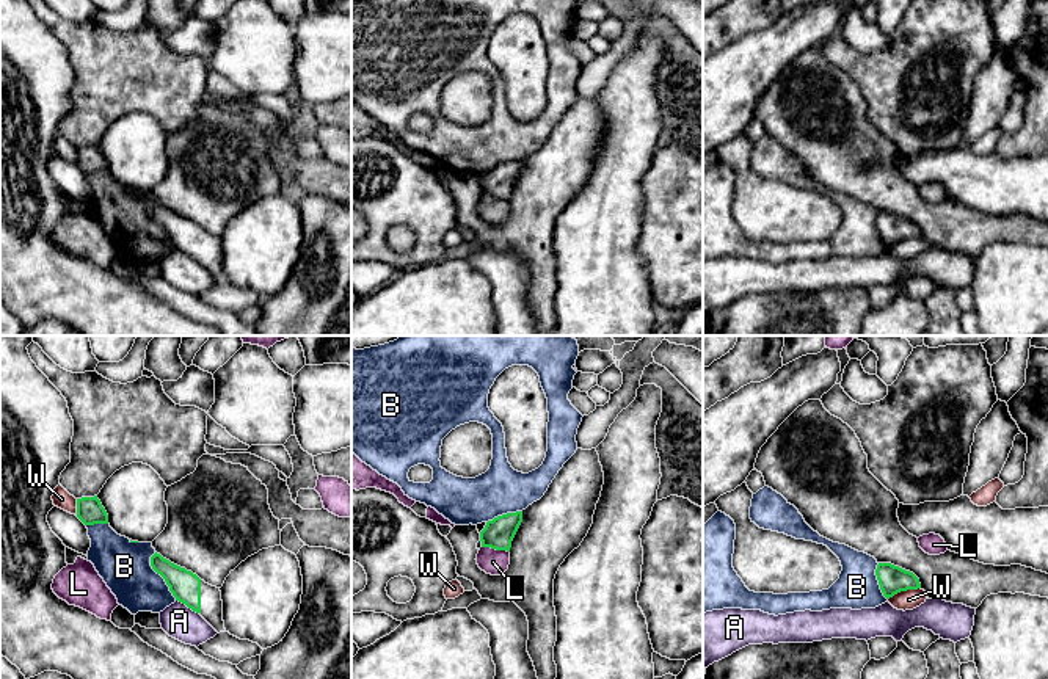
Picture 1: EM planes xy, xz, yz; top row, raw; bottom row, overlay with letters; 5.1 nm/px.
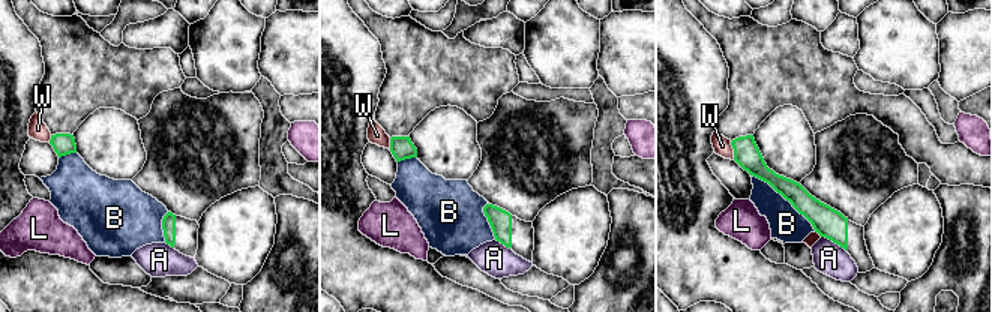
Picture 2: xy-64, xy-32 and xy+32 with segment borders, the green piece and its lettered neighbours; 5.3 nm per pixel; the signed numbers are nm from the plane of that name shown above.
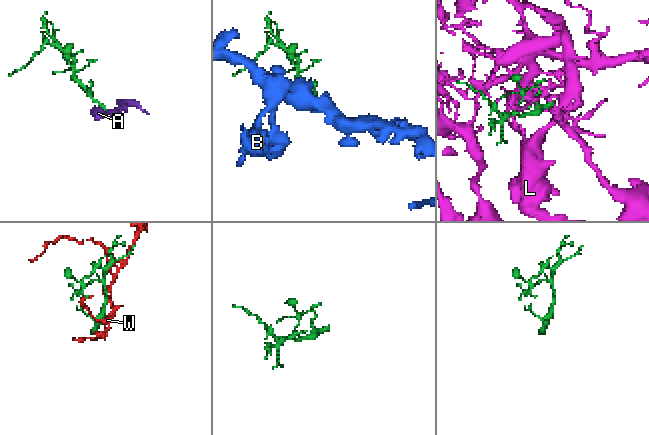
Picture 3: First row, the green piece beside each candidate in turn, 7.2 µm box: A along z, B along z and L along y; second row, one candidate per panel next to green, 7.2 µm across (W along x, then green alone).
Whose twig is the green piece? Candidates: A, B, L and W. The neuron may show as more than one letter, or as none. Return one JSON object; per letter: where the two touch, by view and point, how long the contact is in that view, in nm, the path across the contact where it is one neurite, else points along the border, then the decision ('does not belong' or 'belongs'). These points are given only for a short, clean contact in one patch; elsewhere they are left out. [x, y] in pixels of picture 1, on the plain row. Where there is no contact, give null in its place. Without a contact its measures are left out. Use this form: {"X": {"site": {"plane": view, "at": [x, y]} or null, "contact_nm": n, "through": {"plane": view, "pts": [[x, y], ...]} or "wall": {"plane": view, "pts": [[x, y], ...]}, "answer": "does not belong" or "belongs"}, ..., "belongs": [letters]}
{"A": {"site": {"plane": "xy", "at": [187, 254]}, "contact_nm": 140, "wall": {"plane": "xy", "pts": [[176, 248], [198, 262]]}, "answer": "does not belong"}, "B": {"site": {"plane": "xy", "at": [160, 223]}, "contact_nm": 280, "answer": "does not belong"}, "L": {"site": {"plane": "xz", "at": [496, 198]}, "contact_nm": 150, "answer": "does not belong"}, "W": {"site": {"plane": "yz", "at": [904, 239]}, "contact_nm": 180, "answer": "does not belong"}, "belongs": []}

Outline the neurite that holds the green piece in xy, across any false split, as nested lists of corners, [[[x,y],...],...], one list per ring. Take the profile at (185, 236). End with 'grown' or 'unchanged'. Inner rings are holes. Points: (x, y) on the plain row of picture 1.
[[[157,201],[151,205],[151,215],[165,227],[176,249],[199,262],[218,282],[226,279],[220,237],[206,232]]]; grown

